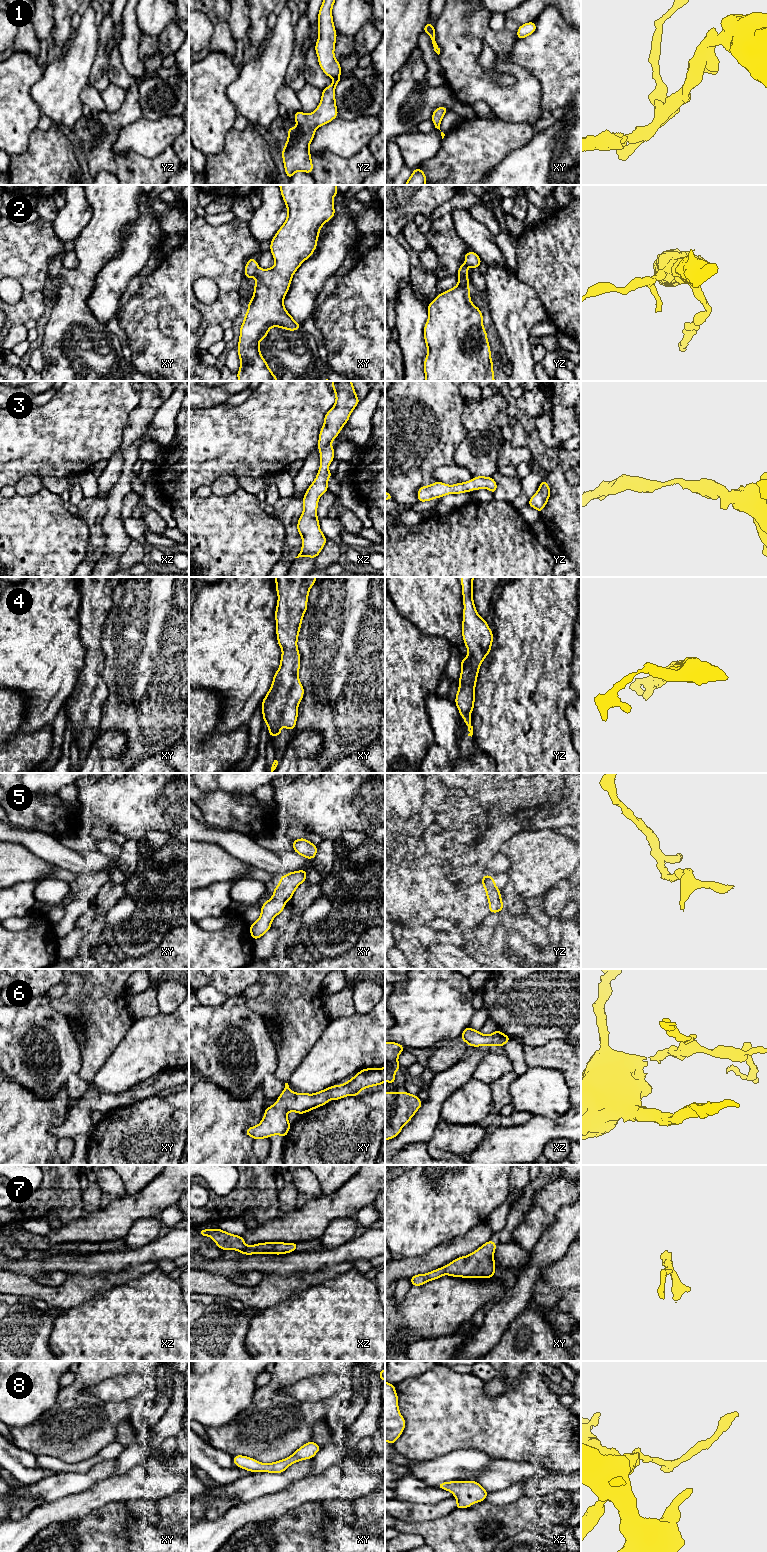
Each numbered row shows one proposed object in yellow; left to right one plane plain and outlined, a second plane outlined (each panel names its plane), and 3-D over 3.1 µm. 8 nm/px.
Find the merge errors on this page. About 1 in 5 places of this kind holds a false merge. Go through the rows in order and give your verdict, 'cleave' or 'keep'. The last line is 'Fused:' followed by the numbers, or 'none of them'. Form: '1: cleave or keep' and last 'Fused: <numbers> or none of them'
1: keep
2: keep
3: keep
4: keep
5: keep
6: keep
7: keep
8: keep
Fused: none of them

